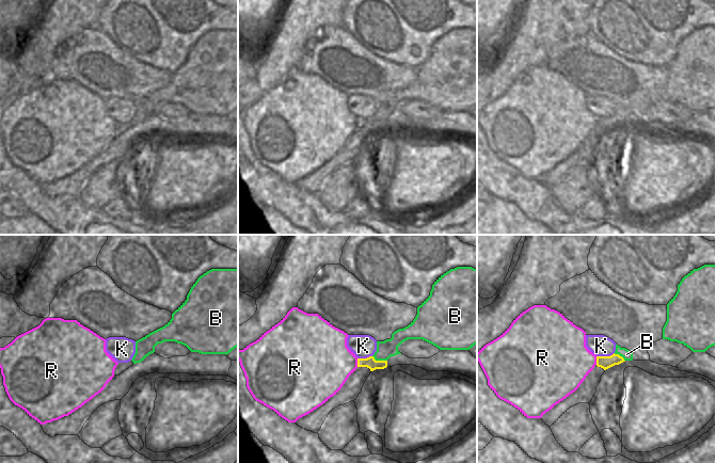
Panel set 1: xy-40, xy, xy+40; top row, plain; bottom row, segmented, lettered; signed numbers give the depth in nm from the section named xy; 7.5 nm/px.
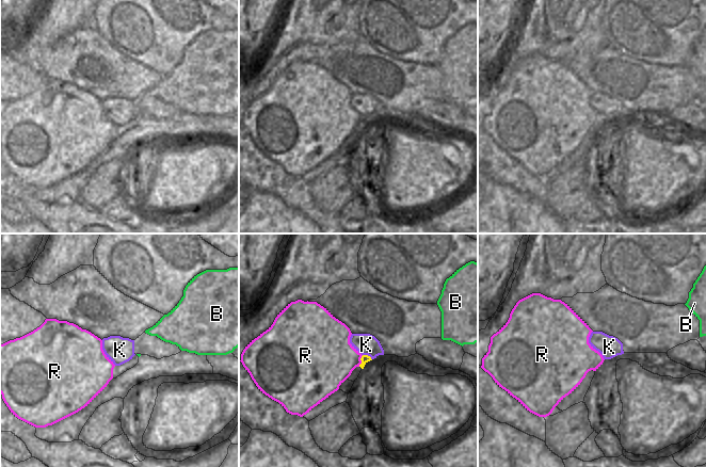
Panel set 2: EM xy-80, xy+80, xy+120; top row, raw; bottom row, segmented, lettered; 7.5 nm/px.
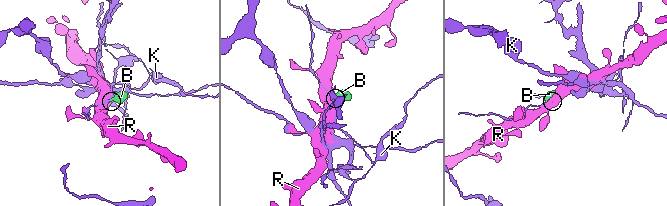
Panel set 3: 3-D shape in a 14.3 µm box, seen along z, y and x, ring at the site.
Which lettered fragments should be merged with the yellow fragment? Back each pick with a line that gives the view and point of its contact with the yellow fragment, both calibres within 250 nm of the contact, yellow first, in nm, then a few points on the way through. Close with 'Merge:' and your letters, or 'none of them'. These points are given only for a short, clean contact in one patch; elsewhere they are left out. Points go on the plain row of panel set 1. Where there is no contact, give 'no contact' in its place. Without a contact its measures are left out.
B: contact xy (379, 122); calibres 90 and 130 nm; way xy (370, 124), (379, 122), (388, 109)
Merge: B

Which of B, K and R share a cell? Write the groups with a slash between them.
B / K / R

